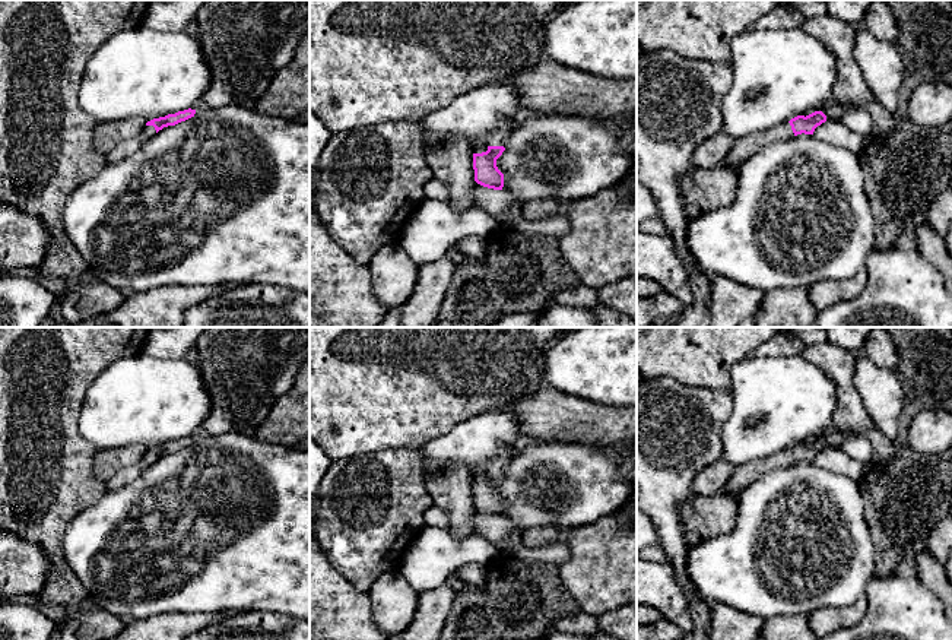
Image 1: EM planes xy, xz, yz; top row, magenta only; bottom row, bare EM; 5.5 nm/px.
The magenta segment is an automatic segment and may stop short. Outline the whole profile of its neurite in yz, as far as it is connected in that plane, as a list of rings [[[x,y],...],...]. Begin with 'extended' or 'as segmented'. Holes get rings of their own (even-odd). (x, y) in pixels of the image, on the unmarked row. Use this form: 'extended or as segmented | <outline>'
extended | [[[815,438],[809,443],[797,443],[787,450],[771,454],[765,459],[755,460],[734,468],[723,492],[739,497],[743,489],[758,481],[765,473],[783,469],[797,462],[813,462],[815,456],[826,449],[822,438]]]

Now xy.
extended | [[[188,435],[184,438],[178,438],[175,441],[168,441],[165,444],[153,446],[146,450],[143,459],[140,460],[140,466],[147,468],[152,463],[155,463],[159,457],[162,457],[164,454],[175,453],[181,449],[185,449],[194,444],[194,441],[196,441],[196,437]]]

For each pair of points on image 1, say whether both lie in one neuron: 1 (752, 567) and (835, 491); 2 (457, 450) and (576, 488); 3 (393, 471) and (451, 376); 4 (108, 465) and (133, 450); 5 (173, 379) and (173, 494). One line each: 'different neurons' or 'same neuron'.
1: same neuron
2: same neuron
3: different neurons
4: same neuron
5: same neuron

